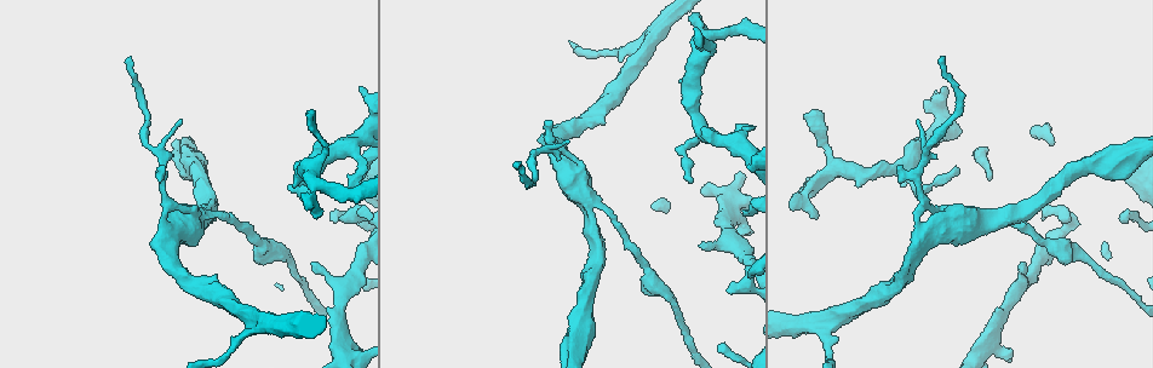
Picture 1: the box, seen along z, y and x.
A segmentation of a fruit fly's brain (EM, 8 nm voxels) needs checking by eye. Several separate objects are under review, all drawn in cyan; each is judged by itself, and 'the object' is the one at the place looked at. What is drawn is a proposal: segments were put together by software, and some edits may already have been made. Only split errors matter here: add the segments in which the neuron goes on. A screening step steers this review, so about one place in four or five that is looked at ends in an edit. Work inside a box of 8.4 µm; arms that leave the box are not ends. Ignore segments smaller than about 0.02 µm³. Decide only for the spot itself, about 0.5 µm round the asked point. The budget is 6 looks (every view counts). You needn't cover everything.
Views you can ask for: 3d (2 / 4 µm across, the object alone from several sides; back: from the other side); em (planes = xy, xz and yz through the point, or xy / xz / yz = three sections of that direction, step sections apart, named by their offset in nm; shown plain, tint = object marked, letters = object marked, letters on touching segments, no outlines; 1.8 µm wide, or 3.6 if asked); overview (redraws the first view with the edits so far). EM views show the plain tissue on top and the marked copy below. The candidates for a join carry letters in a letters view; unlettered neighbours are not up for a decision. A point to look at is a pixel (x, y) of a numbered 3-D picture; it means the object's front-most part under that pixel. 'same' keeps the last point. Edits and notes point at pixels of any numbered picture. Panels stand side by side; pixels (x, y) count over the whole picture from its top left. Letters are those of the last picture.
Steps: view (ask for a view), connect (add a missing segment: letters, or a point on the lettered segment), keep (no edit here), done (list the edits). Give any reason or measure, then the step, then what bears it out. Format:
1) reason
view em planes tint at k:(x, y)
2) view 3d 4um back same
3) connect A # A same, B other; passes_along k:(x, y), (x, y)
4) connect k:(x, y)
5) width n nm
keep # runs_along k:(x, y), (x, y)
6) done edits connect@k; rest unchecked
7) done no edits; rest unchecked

branch stops here
view em xy step 4 letters at 1:(729, 292)

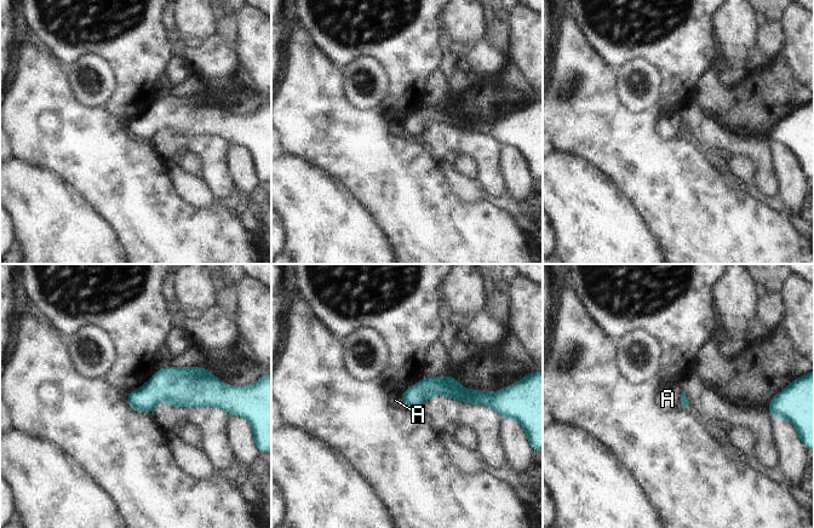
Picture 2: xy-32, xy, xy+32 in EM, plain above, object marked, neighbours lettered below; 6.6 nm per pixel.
another direction
view em planes letters same

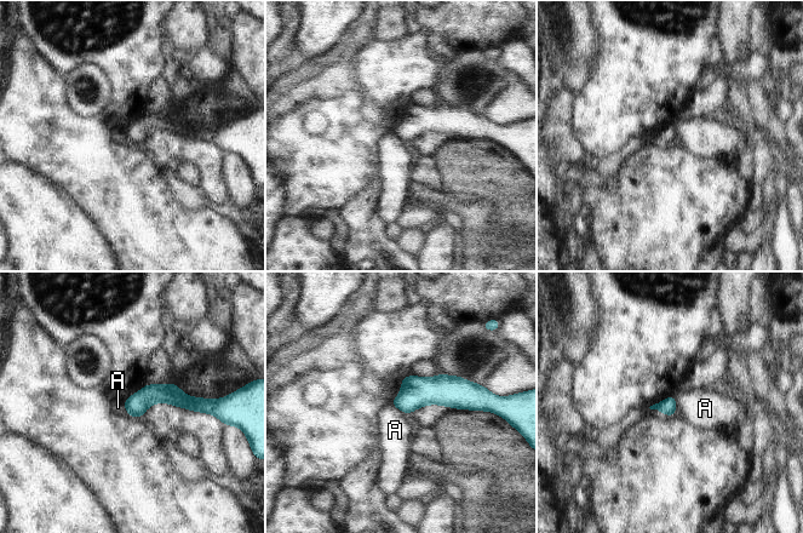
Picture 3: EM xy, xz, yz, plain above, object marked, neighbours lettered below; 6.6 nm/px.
keep # A other; border 3:(675, 396), (676, 413); none of them fits

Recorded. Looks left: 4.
free end
view 3d 4um at 1:(917, 121)

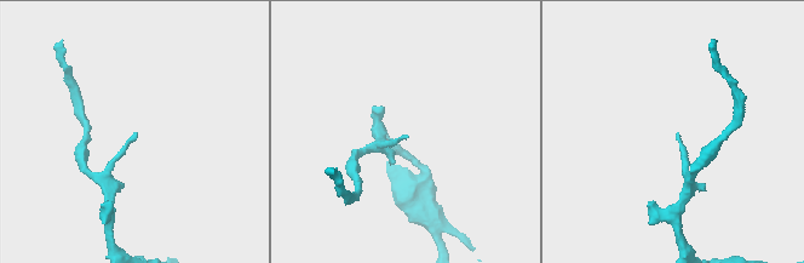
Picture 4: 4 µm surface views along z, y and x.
view em planes tint at 4:(405, 135)

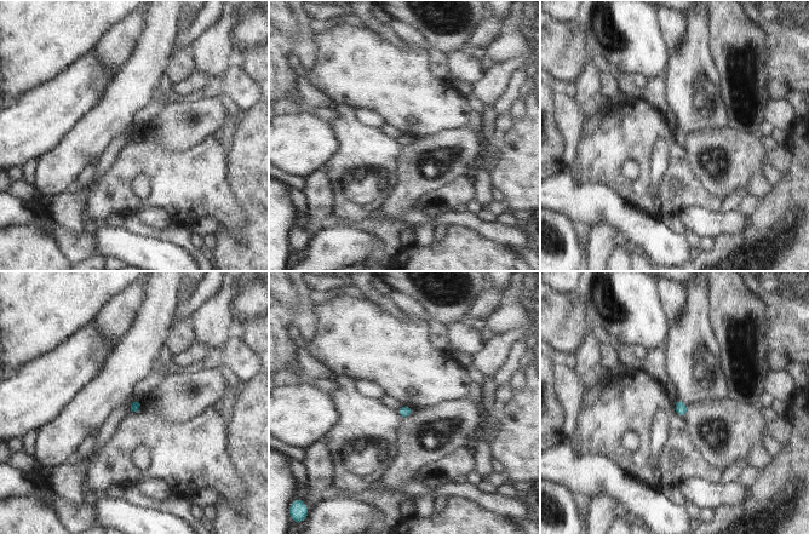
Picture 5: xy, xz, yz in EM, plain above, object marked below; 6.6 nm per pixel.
view em planes letters same

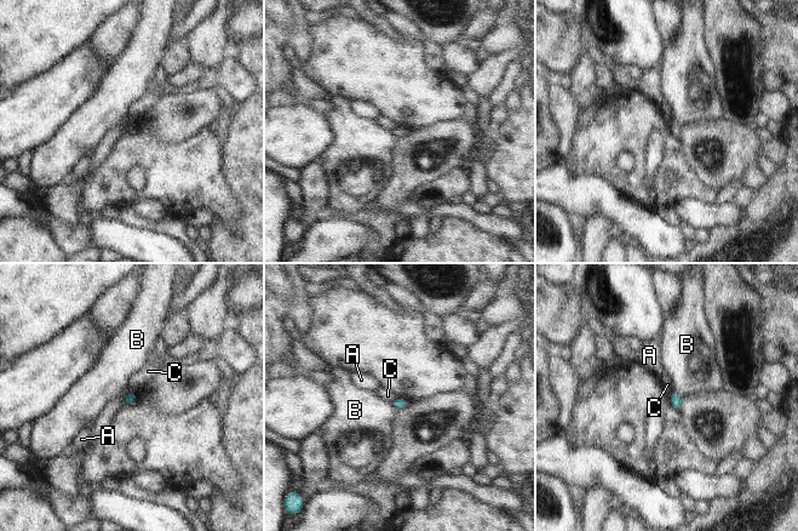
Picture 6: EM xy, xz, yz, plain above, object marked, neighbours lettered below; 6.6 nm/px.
longest_contact C 150 nm
keep # A other, B other, C other; none of them fits

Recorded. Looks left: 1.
free end
view em planes letters at 1:(940, 57)

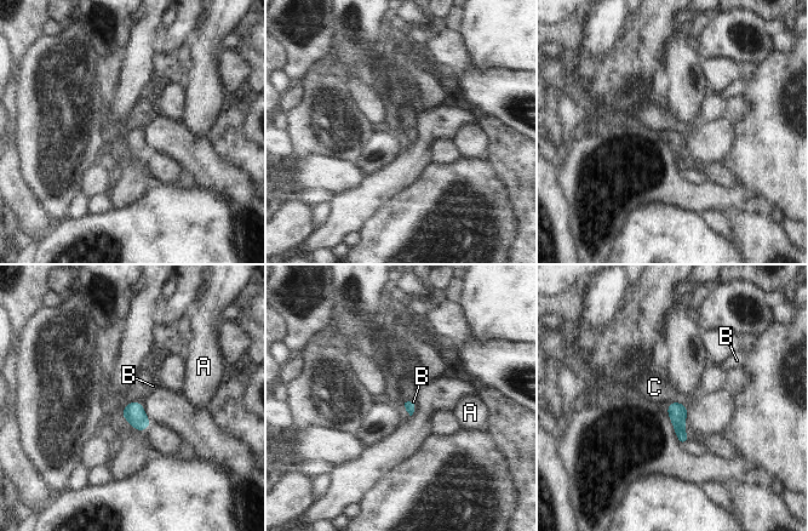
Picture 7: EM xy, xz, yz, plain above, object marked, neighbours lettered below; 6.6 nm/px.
connect B # A other, B same, C other; passes_along 7:(133, 412), (138, 403), (153, 386); the neuron continues

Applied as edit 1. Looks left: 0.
done edits connect@7; rest unchecked

